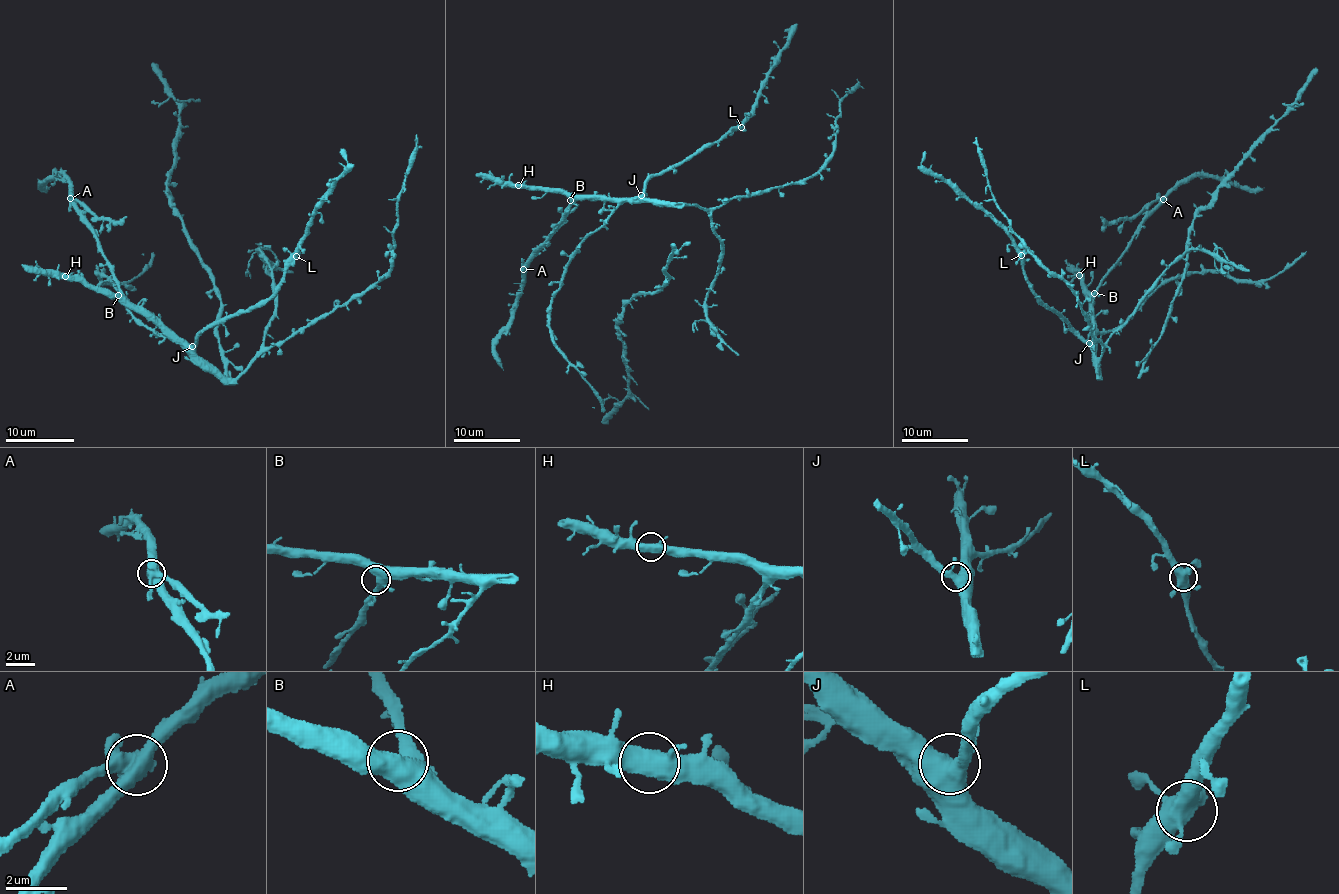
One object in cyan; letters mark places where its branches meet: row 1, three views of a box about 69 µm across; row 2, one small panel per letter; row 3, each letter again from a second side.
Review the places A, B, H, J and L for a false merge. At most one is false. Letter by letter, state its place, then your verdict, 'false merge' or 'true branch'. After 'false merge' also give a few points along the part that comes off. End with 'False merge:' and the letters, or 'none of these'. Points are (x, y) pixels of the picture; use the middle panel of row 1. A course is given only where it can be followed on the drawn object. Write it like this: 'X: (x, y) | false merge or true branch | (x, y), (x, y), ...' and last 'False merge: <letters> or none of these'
A: (523, 269) | false merge | (523, 269), (523, 264), (578, 207)
B: (570, 200) | true branch
H: (518, 185) | true branch
J: (641, 195) | true branch
L: (741, 127) | true branch
False merge: A

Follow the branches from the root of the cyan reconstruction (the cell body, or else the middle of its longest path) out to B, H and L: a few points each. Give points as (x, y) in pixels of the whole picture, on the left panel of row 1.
B: (263, 351), (234, 379), (217, 377), (118, 295)
H: (263, 351), (234, 379), (217, 377), (140, 312), (65, 276)
L: (263, 351), (234, 379), (226, 379), (197, 355), (195, 339), (205, 329), (265, 300), (296, 256)

